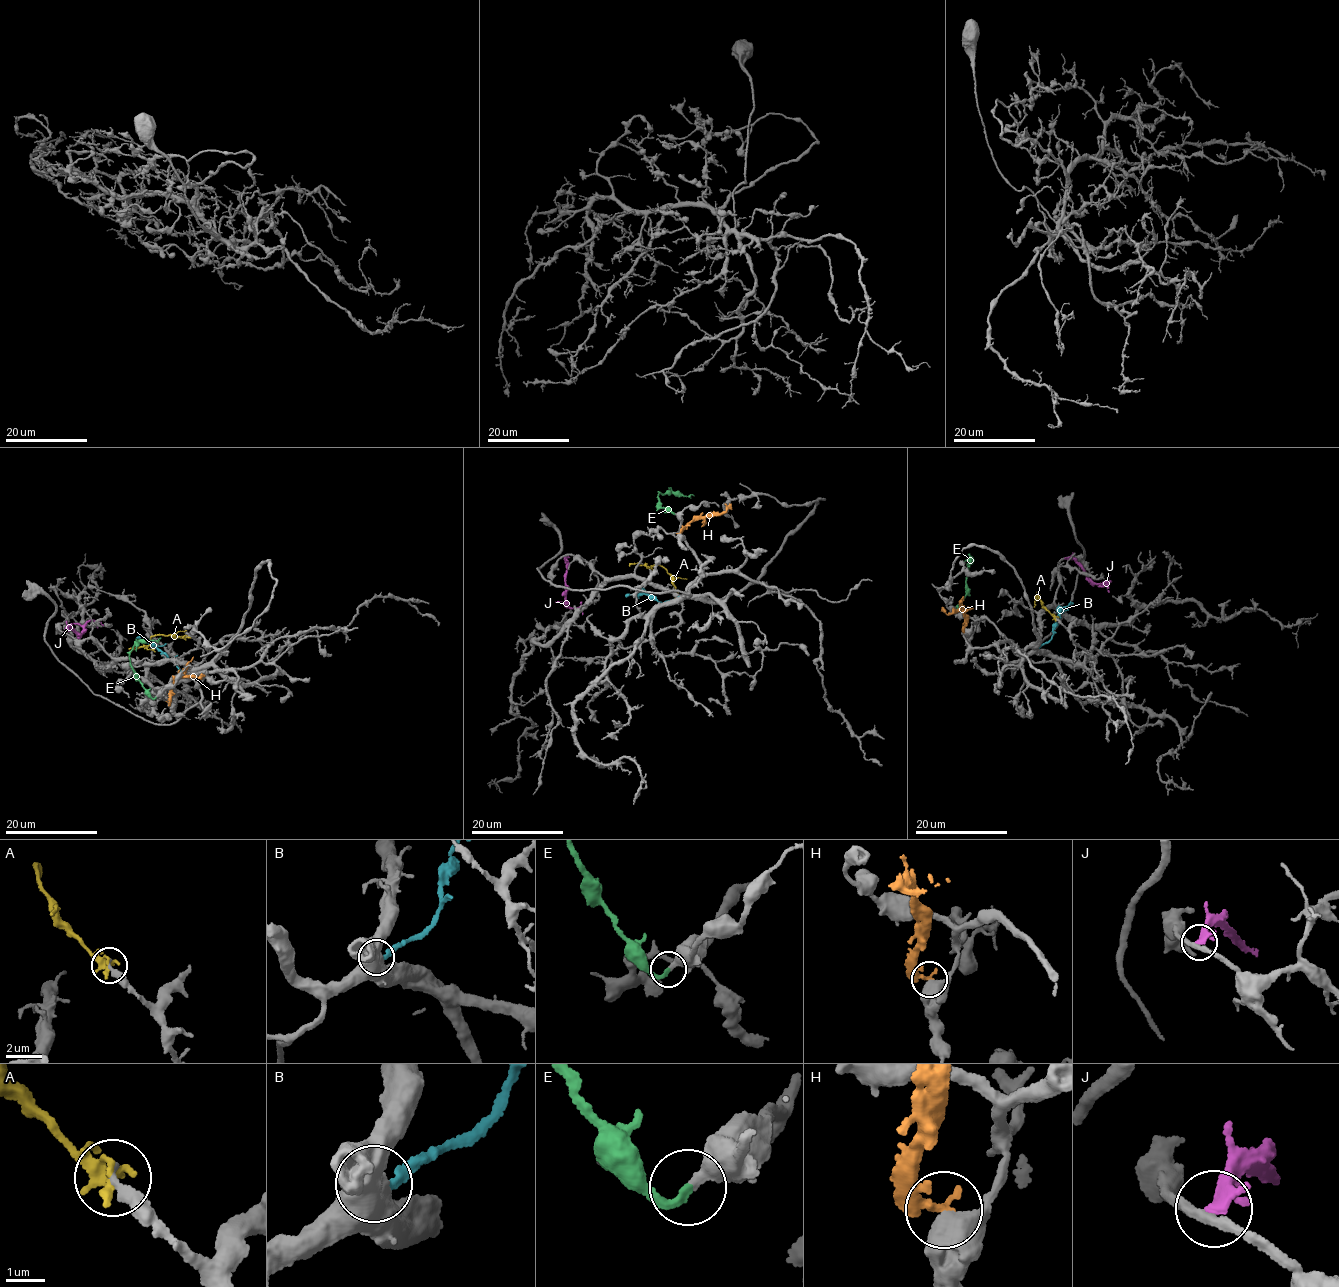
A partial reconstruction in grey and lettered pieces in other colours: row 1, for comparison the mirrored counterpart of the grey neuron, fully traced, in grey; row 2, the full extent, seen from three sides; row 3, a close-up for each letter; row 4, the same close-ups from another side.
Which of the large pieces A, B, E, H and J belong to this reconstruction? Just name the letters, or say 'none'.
E

